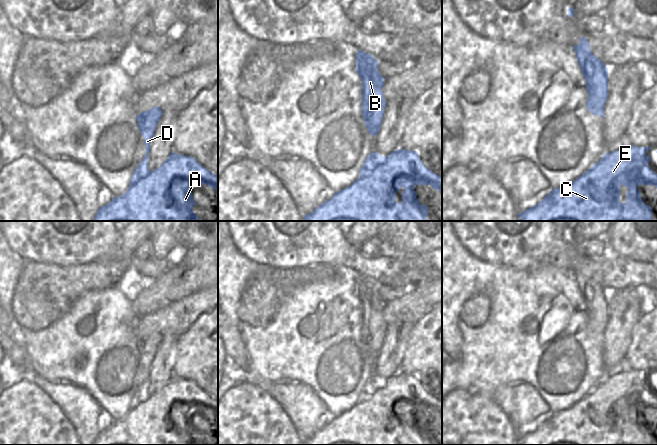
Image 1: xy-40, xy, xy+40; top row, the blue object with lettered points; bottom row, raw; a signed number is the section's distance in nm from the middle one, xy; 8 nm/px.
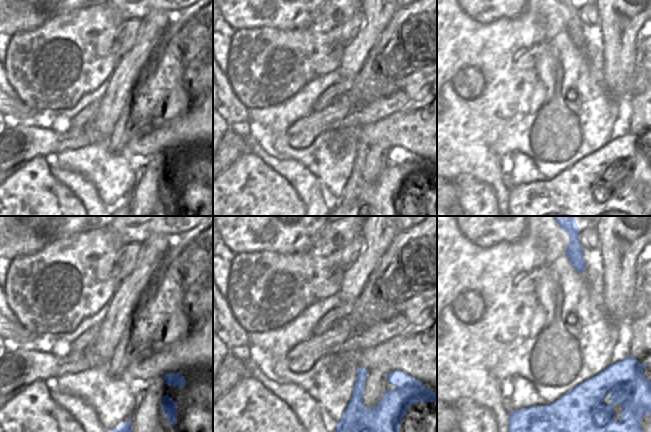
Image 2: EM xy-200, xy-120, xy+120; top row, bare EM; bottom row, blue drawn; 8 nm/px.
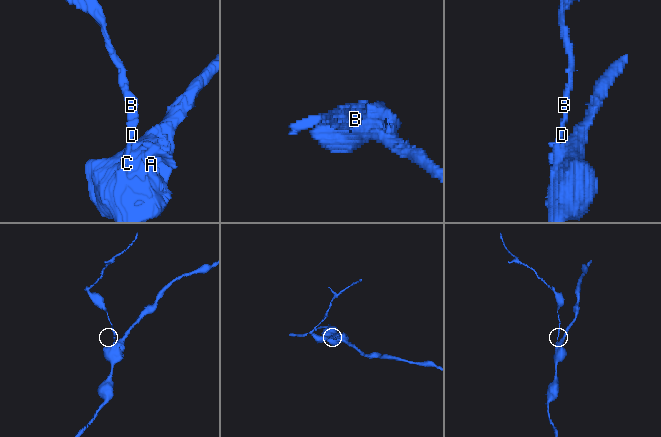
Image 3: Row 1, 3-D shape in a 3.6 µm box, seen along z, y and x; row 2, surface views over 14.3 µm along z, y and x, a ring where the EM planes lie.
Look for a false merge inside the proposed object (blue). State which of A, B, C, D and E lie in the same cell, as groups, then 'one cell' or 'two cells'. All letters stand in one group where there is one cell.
A C E / B D; two cells

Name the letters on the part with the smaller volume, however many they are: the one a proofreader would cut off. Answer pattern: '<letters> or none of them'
B, D

